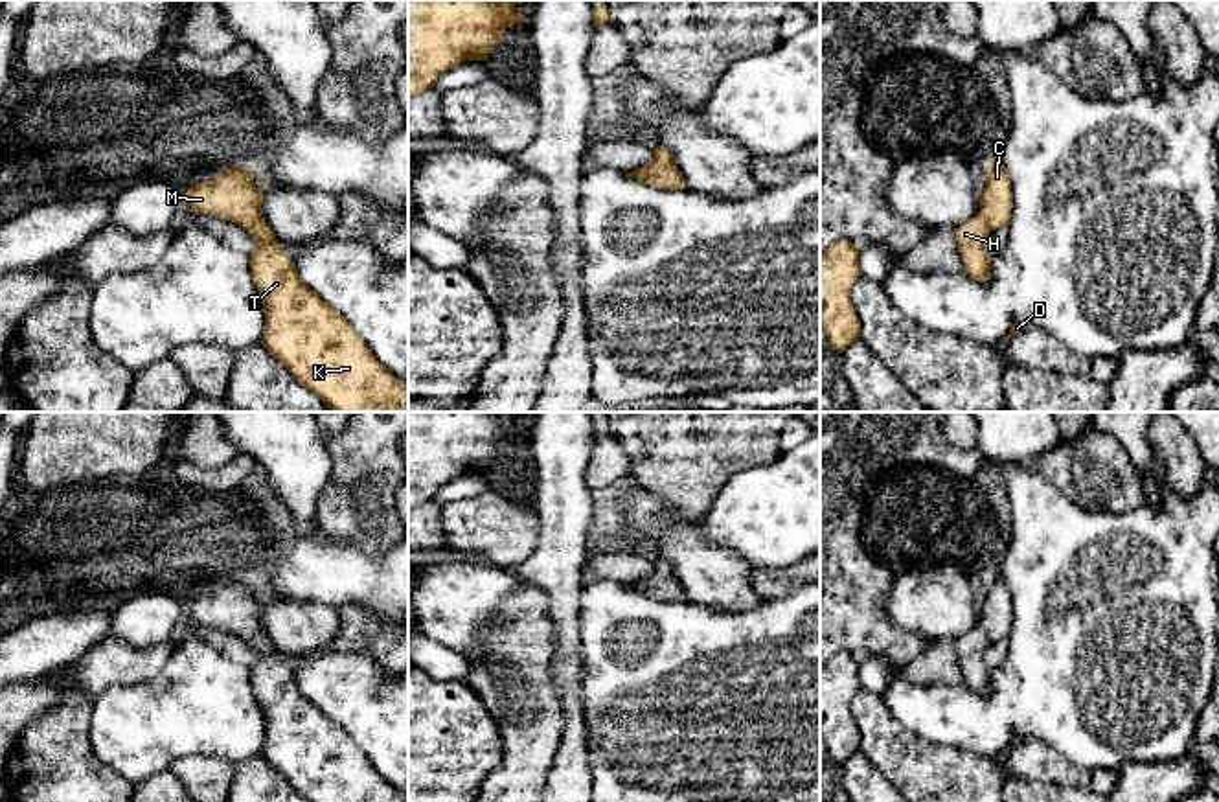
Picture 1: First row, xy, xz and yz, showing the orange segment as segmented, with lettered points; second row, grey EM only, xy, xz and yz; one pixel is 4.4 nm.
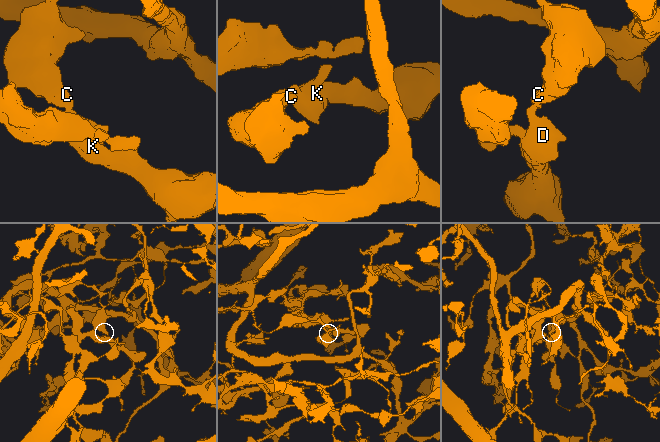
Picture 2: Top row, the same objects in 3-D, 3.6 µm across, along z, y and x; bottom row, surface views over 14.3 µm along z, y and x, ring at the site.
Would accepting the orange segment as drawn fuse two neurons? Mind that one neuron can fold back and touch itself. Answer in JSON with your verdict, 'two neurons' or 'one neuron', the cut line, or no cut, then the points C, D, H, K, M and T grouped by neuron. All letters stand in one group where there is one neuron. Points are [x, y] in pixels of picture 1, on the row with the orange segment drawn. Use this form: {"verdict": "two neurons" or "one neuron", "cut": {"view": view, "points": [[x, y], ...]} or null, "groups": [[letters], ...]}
{"verdict": "one neuron", "cut": null, "groups": [["C", "D", "H", "K", "M", "T"]]}

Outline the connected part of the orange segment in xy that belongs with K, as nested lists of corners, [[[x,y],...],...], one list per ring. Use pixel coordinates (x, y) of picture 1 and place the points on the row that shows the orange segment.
[[[232,167],[184,193],[195,212],[232,221],[257,241],[250,272],[265,311],[261,344],[333,412],[408,412],[408,384],[379,362],[351,324],[300,280],[292,258],[261,217],[263,189],[265,180],[259,189],[250,169]]]

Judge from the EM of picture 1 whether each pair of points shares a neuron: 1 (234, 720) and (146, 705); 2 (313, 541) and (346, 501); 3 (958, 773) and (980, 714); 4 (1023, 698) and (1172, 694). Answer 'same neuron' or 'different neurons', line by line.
1: same neuron
2: different neurons
3: different neurons
4: same neuron

